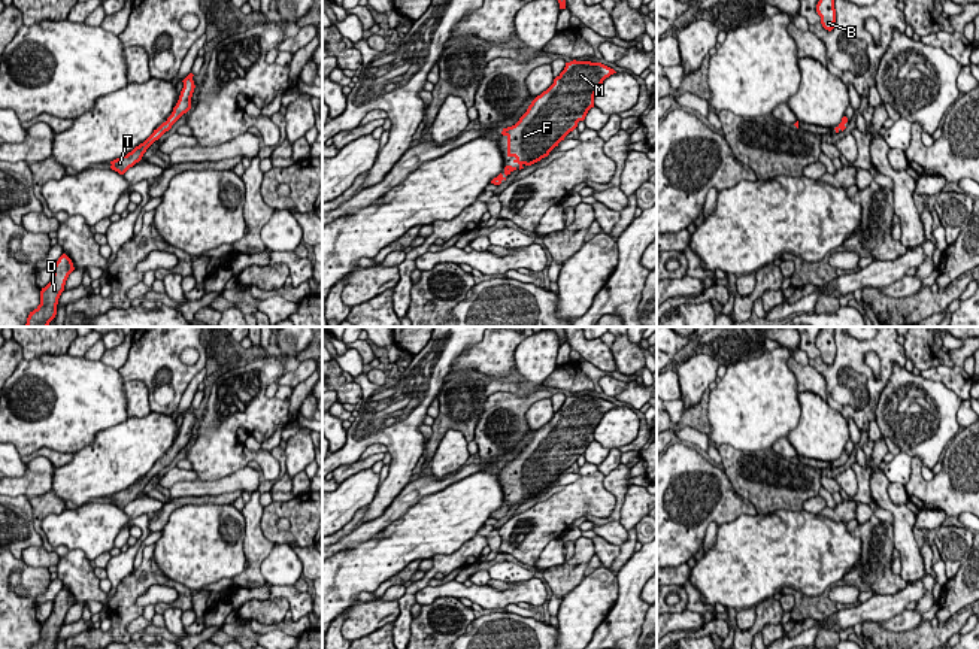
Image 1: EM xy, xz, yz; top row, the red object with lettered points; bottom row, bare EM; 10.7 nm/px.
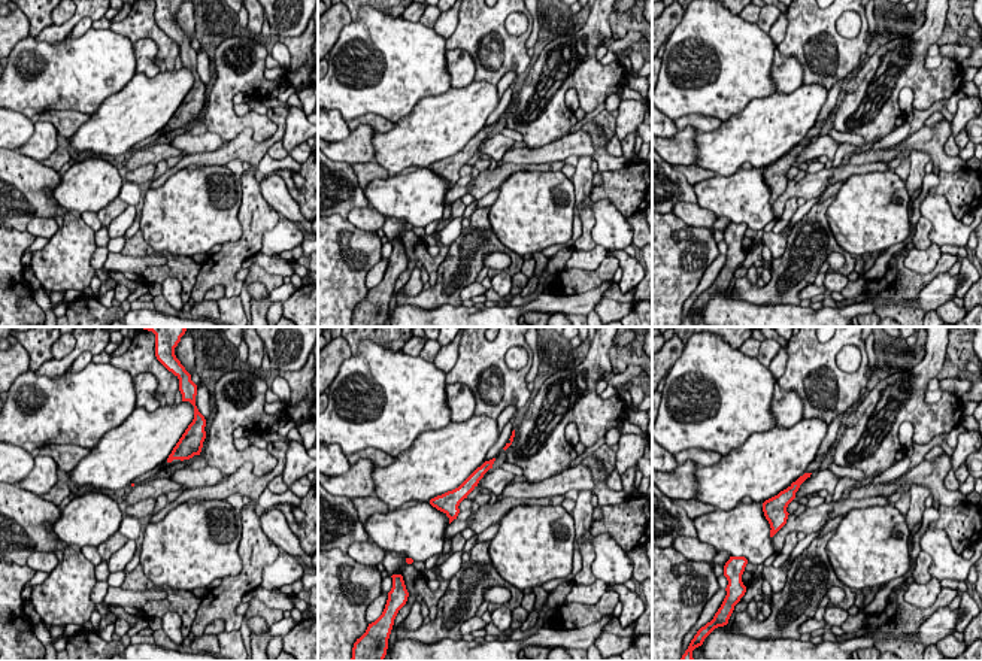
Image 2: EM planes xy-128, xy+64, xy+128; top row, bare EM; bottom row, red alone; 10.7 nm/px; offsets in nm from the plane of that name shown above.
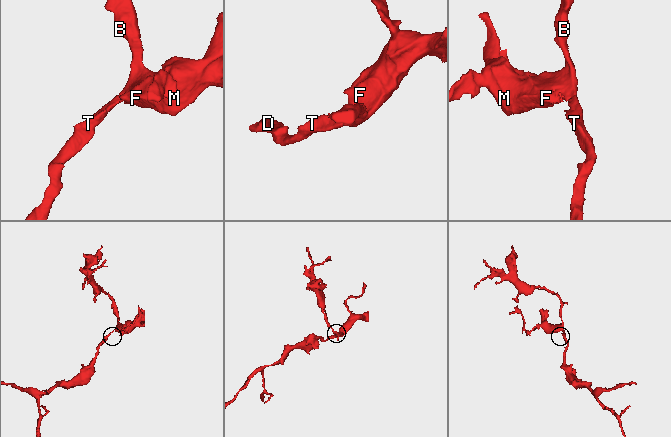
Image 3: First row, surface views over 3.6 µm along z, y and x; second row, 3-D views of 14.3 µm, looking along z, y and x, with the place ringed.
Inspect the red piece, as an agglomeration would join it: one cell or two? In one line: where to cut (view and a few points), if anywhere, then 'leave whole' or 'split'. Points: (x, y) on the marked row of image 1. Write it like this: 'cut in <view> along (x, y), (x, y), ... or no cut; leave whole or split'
no cut; leave whole

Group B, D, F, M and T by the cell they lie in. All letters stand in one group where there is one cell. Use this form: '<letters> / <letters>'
B D F M T

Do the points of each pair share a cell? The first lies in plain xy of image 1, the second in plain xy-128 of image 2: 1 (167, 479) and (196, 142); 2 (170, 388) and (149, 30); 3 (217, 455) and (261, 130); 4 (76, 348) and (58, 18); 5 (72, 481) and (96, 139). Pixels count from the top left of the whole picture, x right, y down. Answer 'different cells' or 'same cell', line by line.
1: same cell
2: same cell
3: same cell
4: same cell
5: same cell

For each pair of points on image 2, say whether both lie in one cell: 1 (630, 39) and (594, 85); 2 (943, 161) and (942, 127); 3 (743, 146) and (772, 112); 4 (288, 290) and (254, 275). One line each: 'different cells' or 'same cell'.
1: different cells
2: same cell
3: same cell
4: different cells

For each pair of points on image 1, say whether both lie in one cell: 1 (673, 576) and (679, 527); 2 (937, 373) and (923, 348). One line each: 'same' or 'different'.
1: different
2: different

